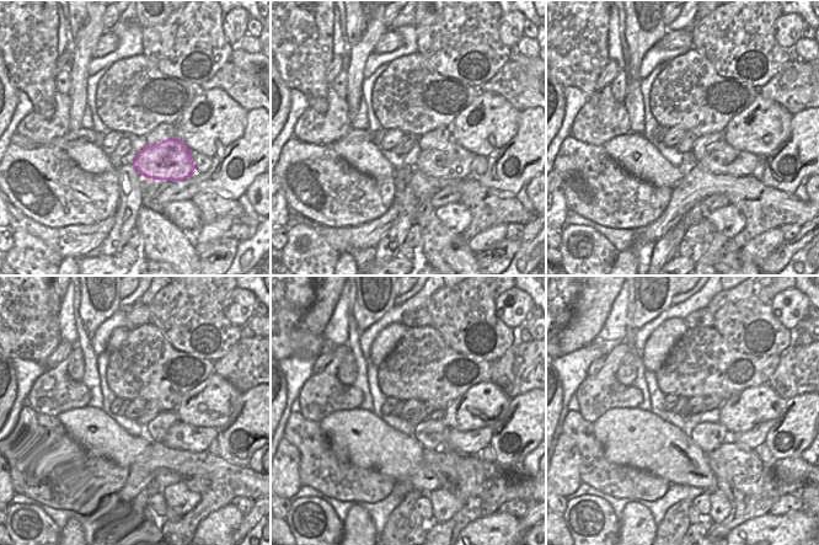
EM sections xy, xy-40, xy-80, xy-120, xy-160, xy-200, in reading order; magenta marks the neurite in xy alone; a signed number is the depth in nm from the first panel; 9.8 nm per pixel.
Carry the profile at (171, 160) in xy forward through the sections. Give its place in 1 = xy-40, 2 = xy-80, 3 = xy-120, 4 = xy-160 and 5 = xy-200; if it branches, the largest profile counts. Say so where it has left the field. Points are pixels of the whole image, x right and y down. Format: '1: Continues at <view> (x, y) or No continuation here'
1: Continues at xy-40 (453, 161)
2: Continues at xy-80 (728, 160)
3: Continues at xy-120 (180, 437)
4: Continues at xy-160 (465, 442)
5: Continues at xy-200 (755, 437)

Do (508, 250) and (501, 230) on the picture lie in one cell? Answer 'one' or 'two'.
two

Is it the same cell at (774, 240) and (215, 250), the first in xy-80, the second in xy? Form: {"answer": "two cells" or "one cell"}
{"answer": "two cells"}

